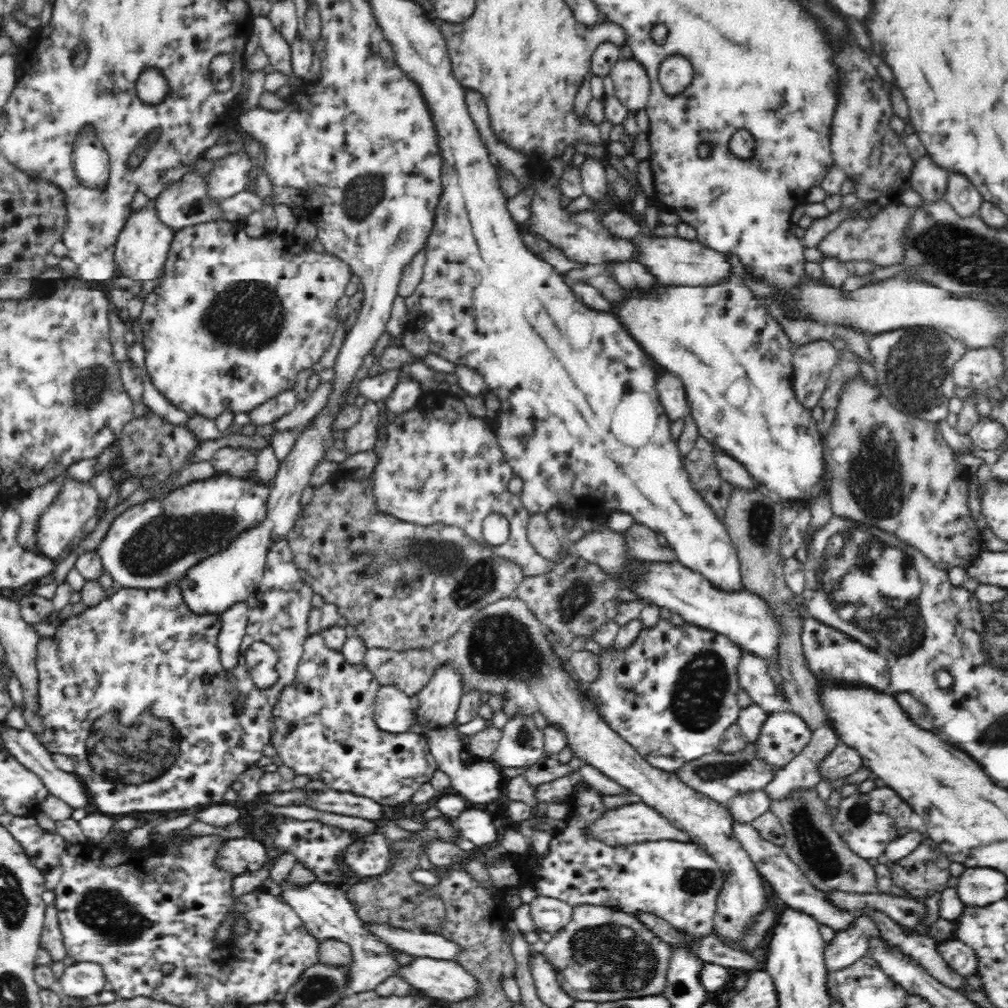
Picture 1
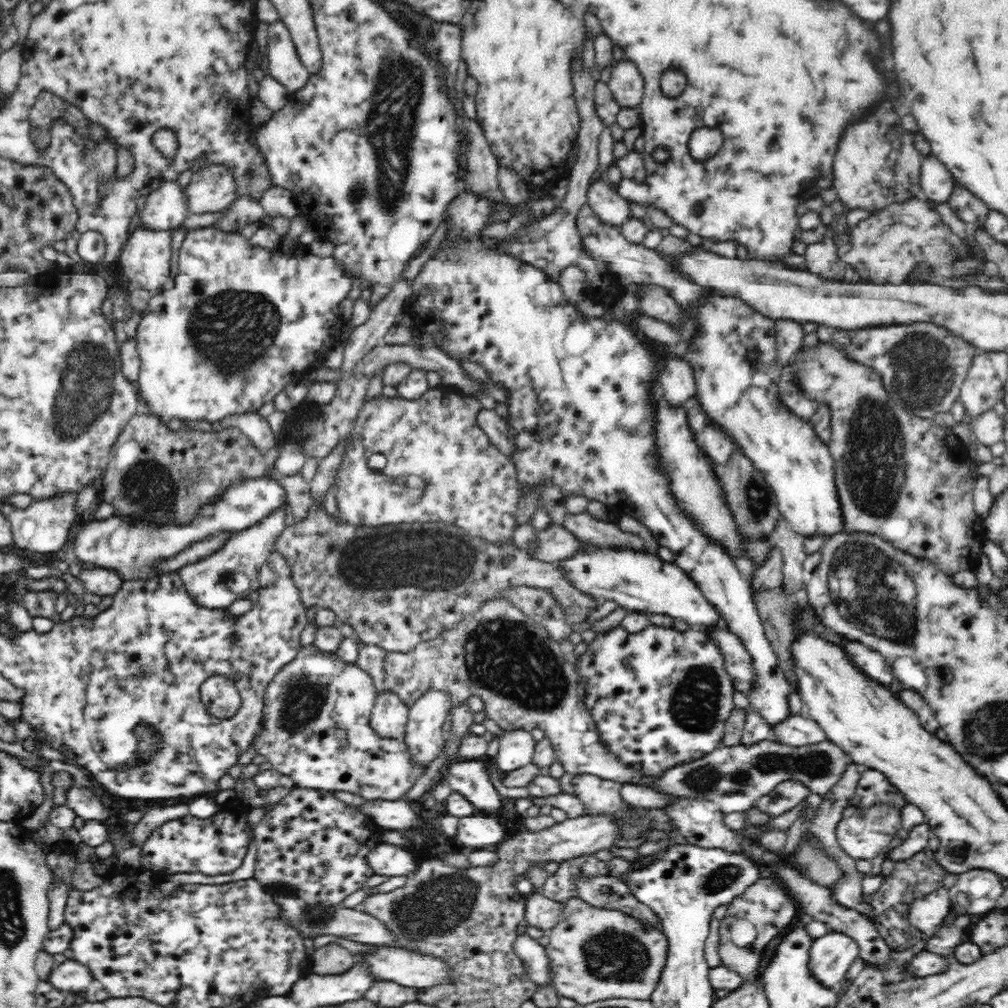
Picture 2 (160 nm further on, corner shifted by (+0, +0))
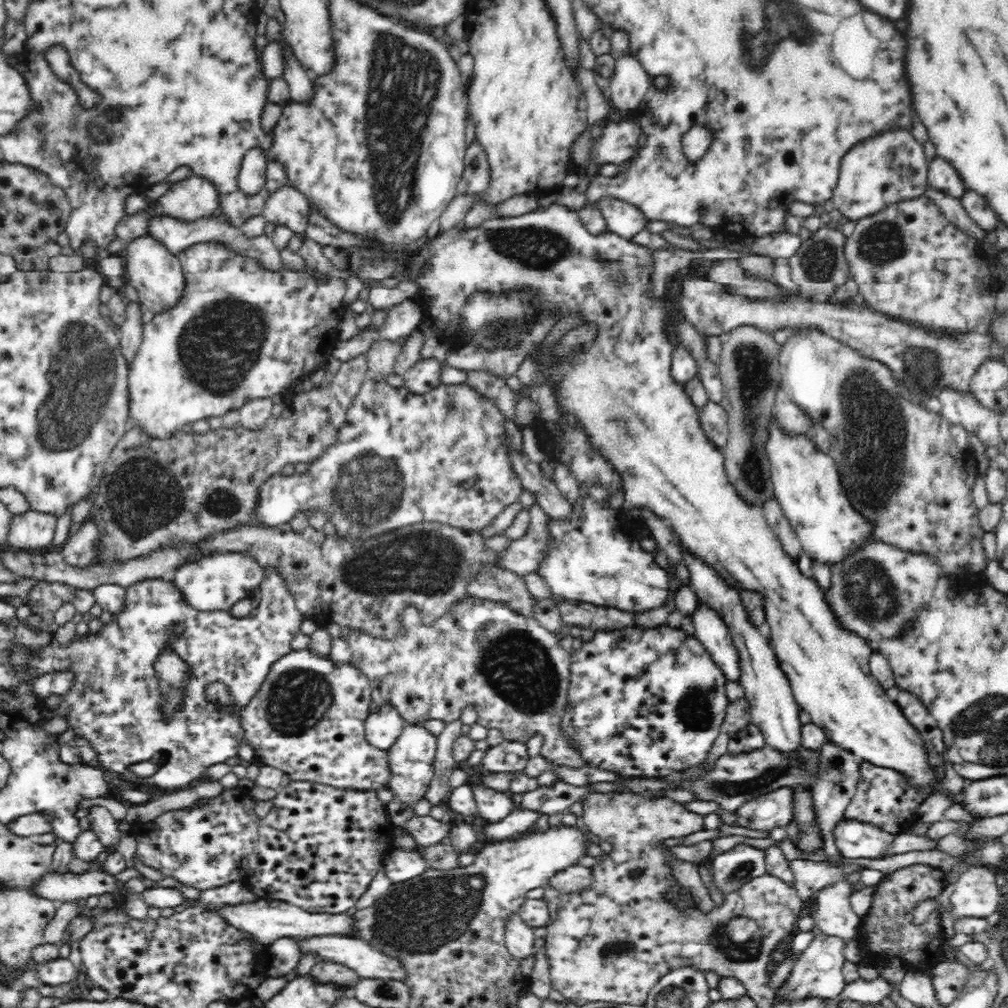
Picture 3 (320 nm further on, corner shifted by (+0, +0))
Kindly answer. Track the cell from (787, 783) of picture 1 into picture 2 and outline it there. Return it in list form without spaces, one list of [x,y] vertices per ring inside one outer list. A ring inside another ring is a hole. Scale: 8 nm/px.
[[[788,779],[779,782],[772,789],[772,792],[757,799],[755,807],[760,811],[772,813],[774,817],[777,817],[797,806],[805,800],[808,794],[812,794],[812,791],[804,782]]]

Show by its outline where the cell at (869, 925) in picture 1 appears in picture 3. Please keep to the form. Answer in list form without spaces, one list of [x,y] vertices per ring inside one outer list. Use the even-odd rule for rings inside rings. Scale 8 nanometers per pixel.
[[[819,929],[814,930],[814,938],[803,950],[797,959],[794,969],[791,970],[789,978],[785,980],[784,989],[778,989],[776,994],[784,997],[806,998],[811,996],[822,998],[838,998],[842,989],[846,986],[842,977],[842,968],[846,964],[845,950],[847,941],[836,936],[828,936]]]

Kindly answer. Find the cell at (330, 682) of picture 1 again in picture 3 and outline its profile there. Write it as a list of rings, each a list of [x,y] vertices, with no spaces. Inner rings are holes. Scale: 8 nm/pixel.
[[[309,648],[306,650],[293,650],[290,654],[286,654],[286,656],[283,656],[272,665],[266,680],[264,680],[264,684],[260,686],[259,693],[257,693],[256,697],[243,707],[242,712],[240,712],[240,722],[243,723],[246,744],[249,744],[254,749],[258,762],[276,768],[280,770],[282,774],[288,774],[292,781],[316,782],[321,785],[333,786],[334,788],[342,790],[356,790],[358,792],[372,793],[380,789],[388,789],[392,780],[392,769],[391,751],[372,746],[372,743],[368,742],[366,738],[365,719],[368,718],[368,715],[372,711],[371,702],[371,682],[368,681],[368,677],[364,675],[359,667],[355,667],[349,662],[334,662],[330,657],[319,655],[316,651],[311,651]]]

